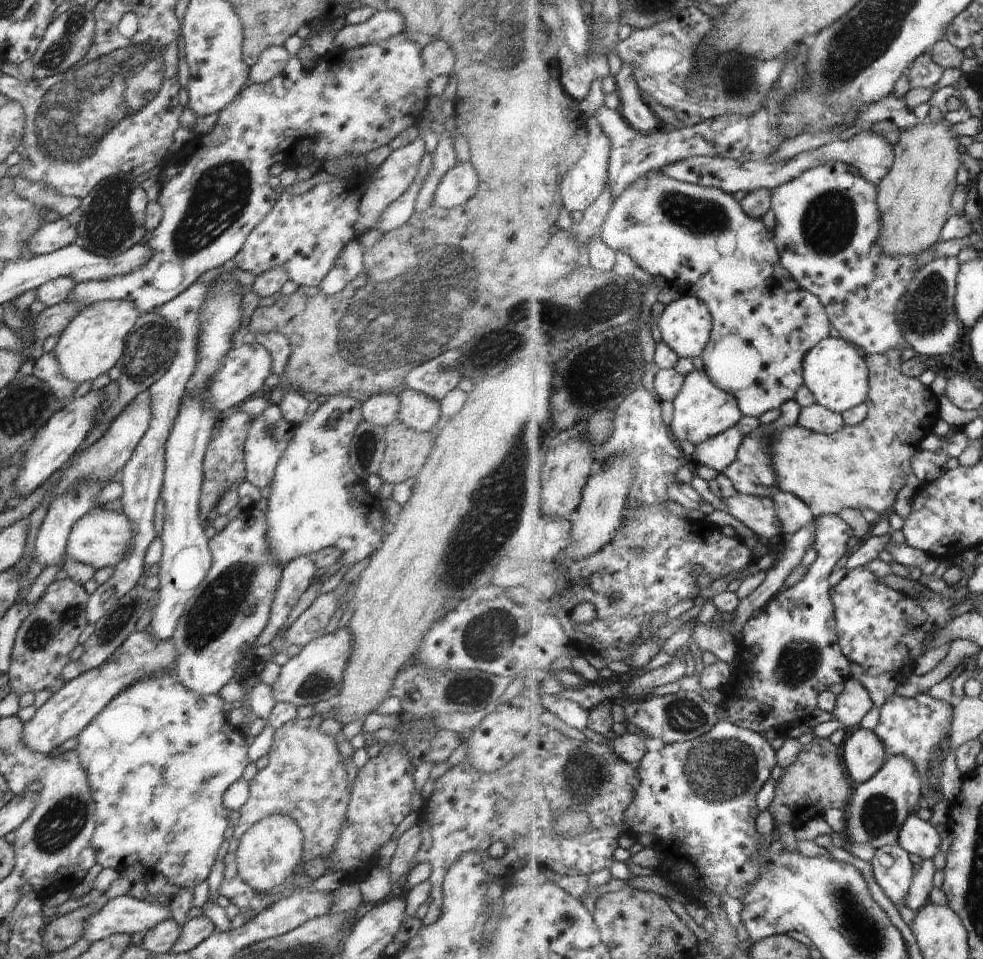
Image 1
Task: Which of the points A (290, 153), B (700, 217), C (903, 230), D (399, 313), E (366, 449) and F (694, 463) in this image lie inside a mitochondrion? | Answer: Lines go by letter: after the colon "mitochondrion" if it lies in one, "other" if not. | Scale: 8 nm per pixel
A: other
B: mitochondrion
C: other
D: mitochondrion
E: mitochondrion
F: other

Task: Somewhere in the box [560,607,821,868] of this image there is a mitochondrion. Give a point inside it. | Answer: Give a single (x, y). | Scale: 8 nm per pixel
(718, 768)

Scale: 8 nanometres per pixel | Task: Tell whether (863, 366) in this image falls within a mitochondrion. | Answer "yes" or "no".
no

